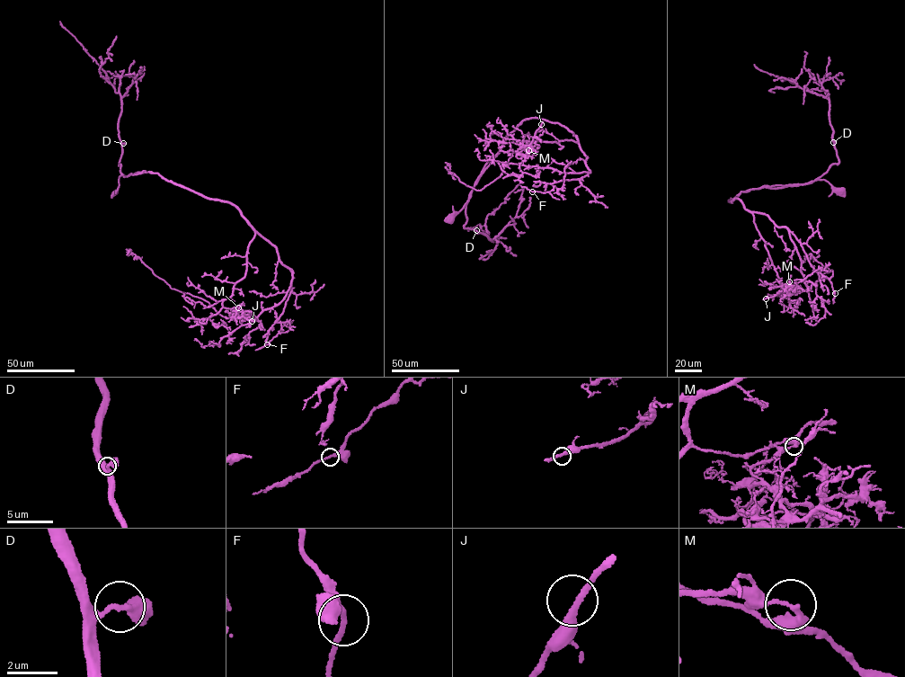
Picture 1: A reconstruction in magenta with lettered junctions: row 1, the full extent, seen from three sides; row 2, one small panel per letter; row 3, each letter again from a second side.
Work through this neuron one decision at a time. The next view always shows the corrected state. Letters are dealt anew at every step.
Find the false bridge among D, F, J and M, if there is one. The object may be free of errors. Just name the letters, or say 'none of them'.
M

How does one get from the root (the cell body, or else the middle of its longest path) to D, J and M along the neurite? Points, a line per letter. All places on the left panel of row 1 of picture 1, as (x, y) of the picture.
D: (115, 191), (121, 173), (119, 164), (123, 143)
J: (115, 191), (120, 175), (149, 171), (239, 210), (254, 236), (245, 274), (222, 304), (252, 321)
M: (115, 191), (120, 175), (149, 171), (239, 210), (254, 236), (245, 274), (222, 304), (238, 307)

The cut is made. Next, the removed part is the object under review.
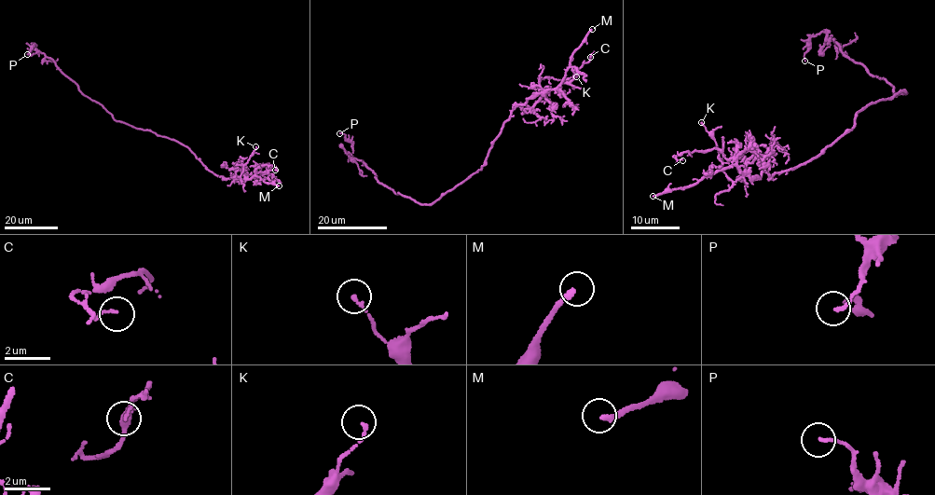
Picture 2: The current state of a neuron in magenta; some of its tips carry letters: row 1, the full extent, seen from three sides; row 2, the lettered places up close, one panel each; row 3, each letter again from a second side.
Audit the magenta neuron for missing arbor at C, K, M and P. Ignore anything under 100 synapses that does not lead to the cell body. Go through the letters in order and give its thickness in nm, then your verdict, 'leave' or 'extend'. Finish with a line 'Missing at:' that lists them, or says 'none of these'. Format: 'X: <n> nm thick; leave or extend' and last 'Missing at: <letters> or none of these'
C: 110 nm thick; leave
K: 140 nm thick; leave
M: 240 nm thick; extend
P: 130 nm thick; leave
Missing at: M

